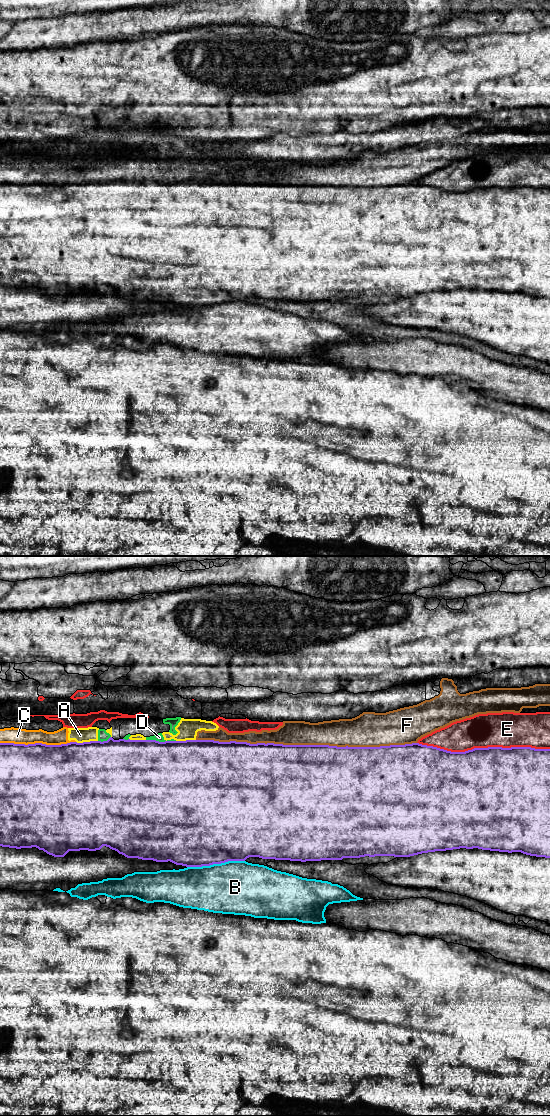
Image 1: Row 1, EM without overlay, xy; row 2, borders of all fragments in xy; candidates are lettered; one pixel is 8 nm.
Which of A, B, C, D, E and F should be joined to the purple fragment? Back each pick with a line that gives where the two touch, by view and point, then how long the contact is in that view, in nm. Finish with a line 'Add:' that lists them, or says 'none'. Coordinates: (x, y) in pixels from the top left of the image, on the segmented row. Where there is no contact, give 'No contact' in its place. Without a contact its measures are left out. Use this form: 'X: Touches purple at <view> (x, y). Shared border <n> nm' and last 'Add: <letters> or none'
Add: none

